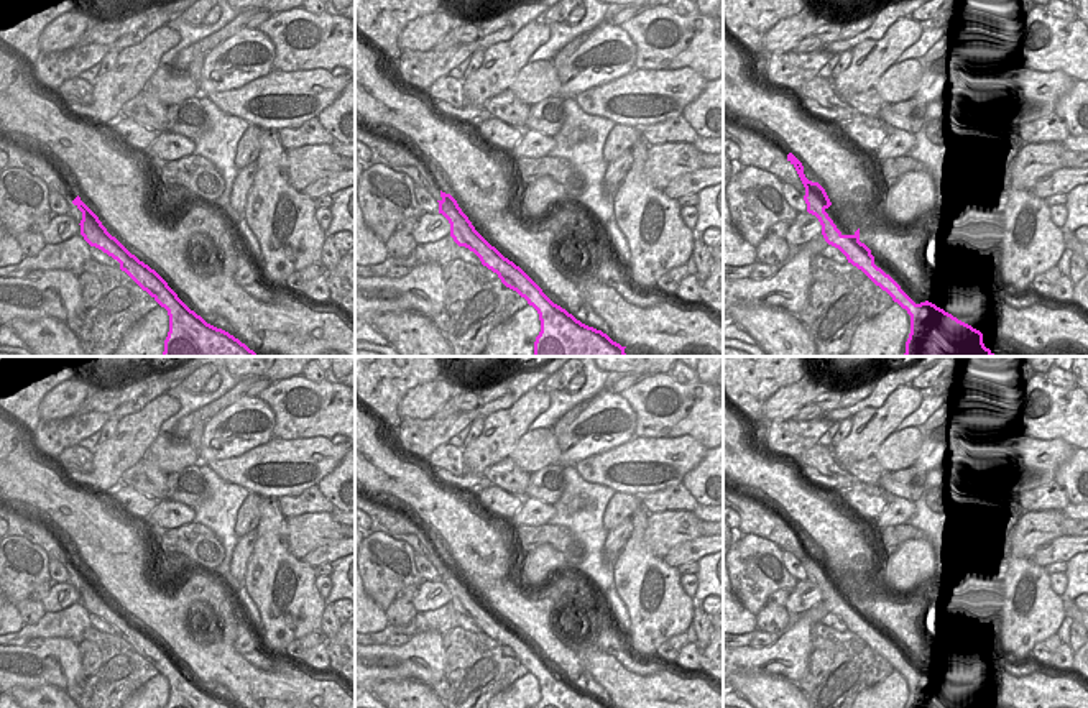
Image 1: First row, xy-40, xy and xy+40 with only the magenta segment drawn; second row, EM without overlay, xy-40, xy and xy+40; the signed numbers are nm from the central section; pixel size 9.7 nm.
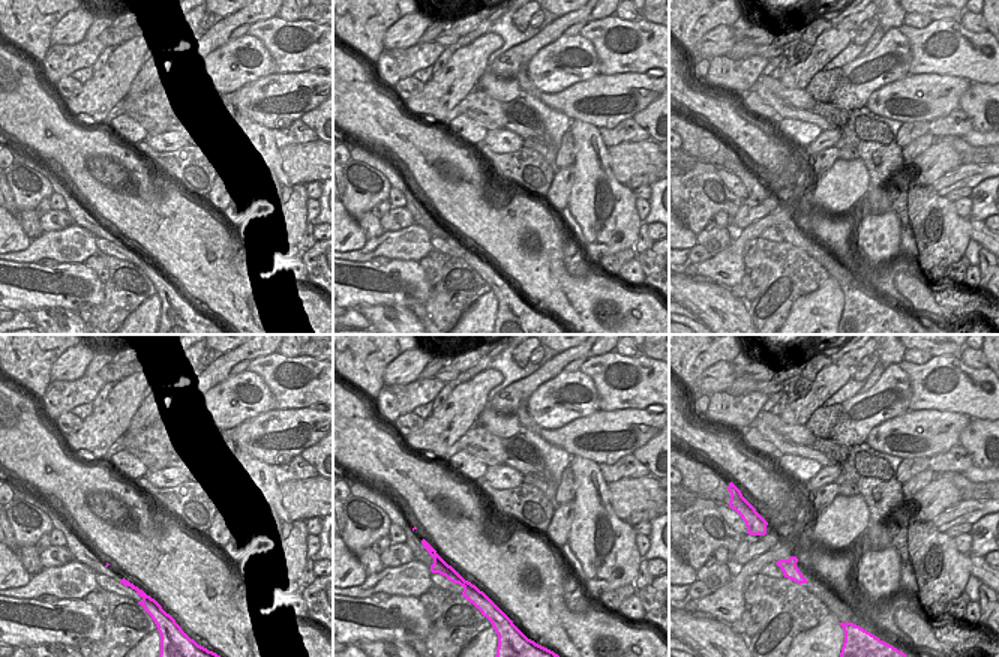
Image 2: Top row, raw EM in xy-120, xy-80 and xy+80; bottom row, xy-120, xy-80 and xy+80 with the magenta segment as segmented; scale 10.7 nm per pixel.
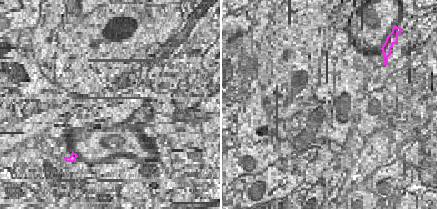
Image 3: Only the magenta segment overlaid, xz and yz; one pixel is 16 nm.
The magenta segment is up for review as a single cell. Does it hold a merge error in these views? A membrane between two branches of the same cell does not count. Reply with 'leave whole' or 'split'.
leave whole

